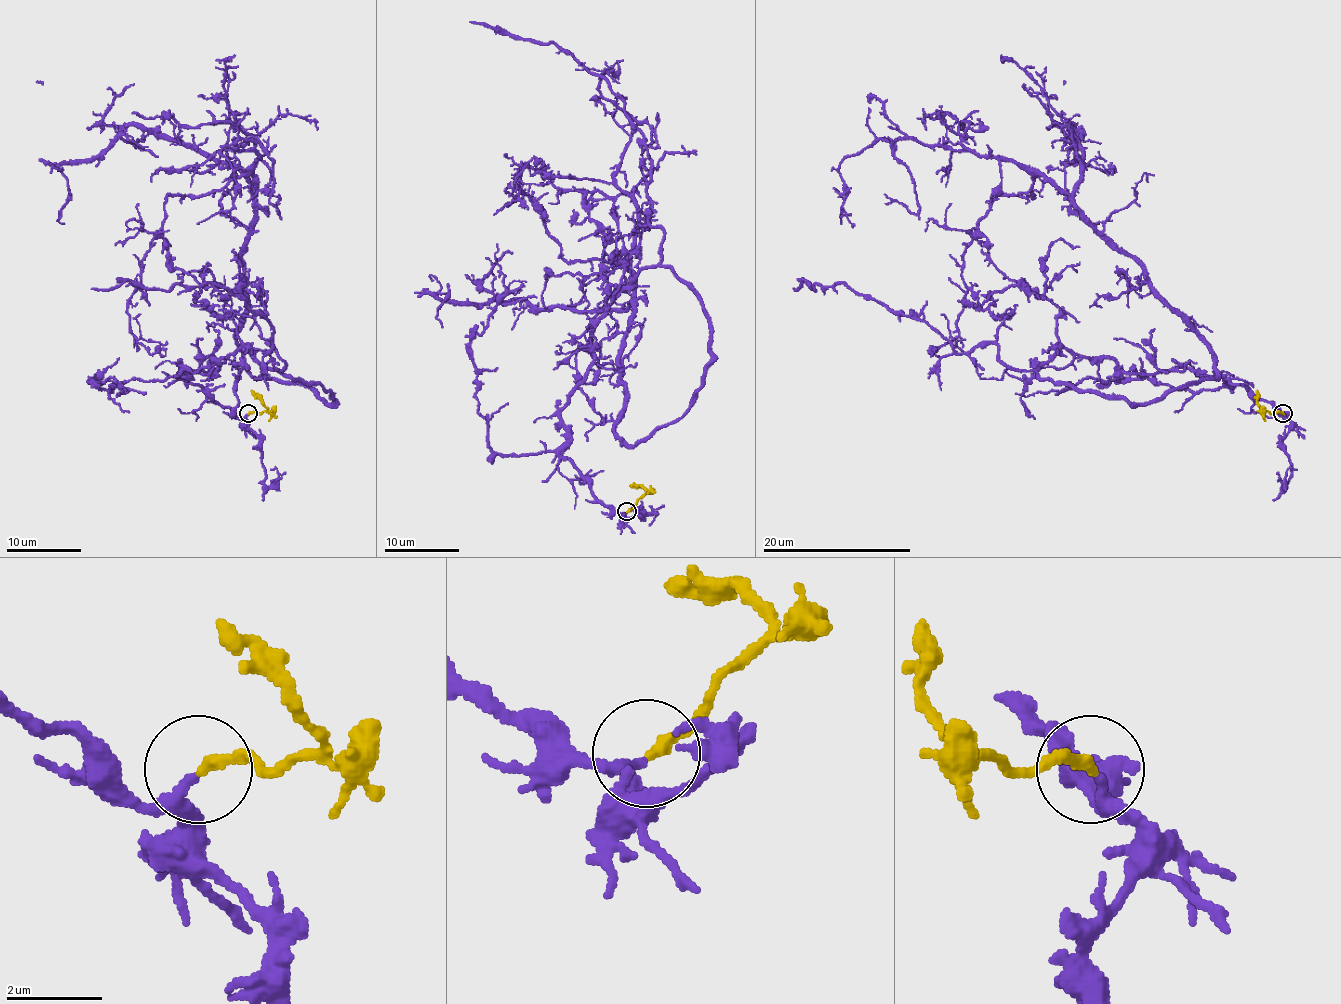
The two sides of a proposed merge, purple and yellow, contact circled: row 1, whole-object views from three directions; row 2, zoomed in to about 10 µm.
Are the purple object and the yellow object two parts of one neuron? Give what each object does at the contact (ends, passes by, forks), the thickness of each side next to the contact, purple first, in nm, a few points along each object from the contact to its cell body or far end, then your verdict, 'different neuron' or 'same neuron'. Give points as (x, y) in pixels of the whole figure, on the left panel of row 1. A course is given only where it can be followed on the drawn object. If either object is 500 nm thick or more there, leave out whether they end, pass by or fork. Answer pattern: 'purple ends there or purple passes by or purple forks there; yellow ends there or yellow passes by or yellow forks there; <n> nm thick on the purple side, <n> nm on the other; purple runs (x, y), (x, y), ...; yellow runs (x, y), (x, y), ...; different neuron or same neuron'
purple passes by; yellow ends there; 190 nm thick on the purple side, 240 nm on the other; purple runs (247, 414), (182, 367), (242, 349), (333, 402), (236, 339), (251, 176), (166, 198), (127, 313), (160, 356); yellow runs (247, 414), (262, 414), (266, 410), (251, 389); same neuron

